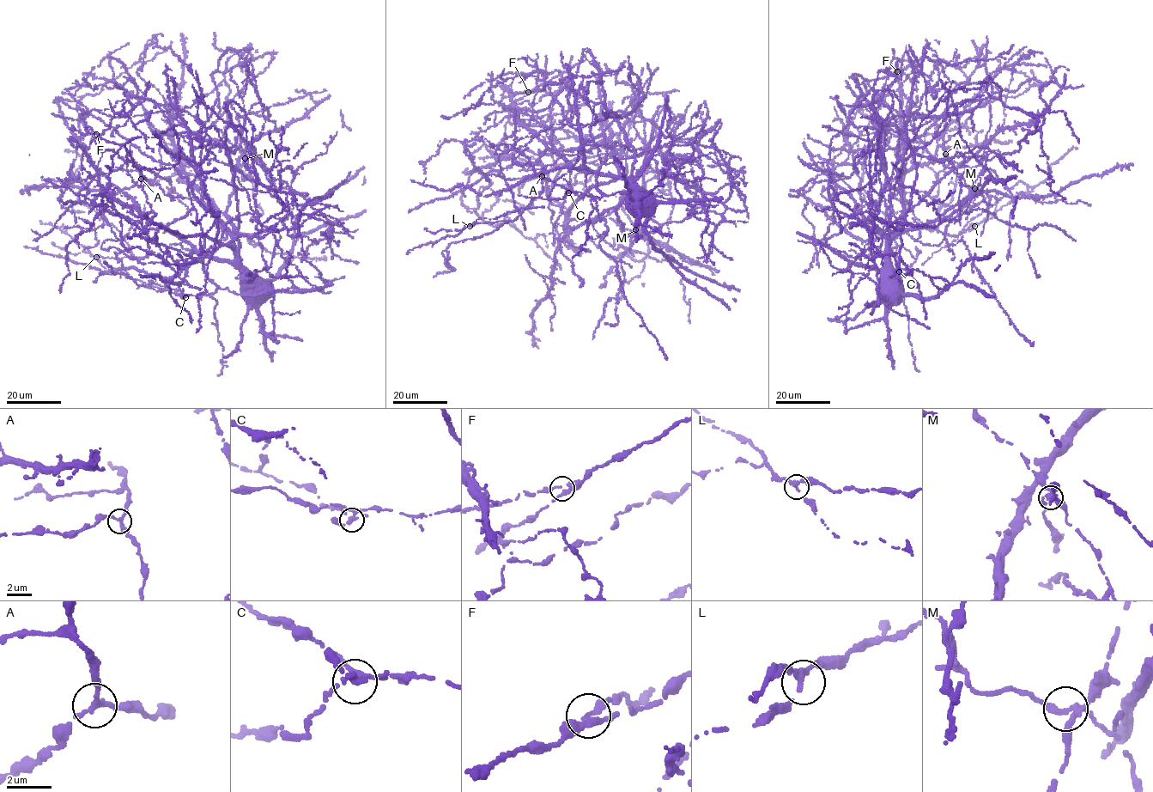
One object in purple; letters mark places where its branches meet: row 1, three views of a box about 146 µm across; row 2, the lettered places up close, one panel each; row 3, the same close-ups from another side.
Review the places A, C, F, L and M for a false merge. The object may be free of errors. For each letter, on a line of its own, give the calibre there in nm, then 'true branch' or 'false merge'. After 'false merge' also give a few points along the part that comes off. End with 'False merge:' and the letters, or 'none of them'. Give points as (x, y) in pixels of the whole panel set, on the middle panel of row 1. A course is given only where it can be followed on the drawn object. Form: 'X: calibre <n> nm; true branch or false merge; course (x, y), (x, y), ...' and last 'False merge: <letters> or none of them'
A: calibre 240 nm; true branch
C: calibre 240 nm; false merge; course (568, 192), (561, 199), (548, 199), (555, 181), (572, 169), (577, 160), (578, 151), (591, 141)
F: calibre 240 nm; true branch
L: calibre 240 nm; true branch
M: calibre 280 nm; true branch
False merge: C

